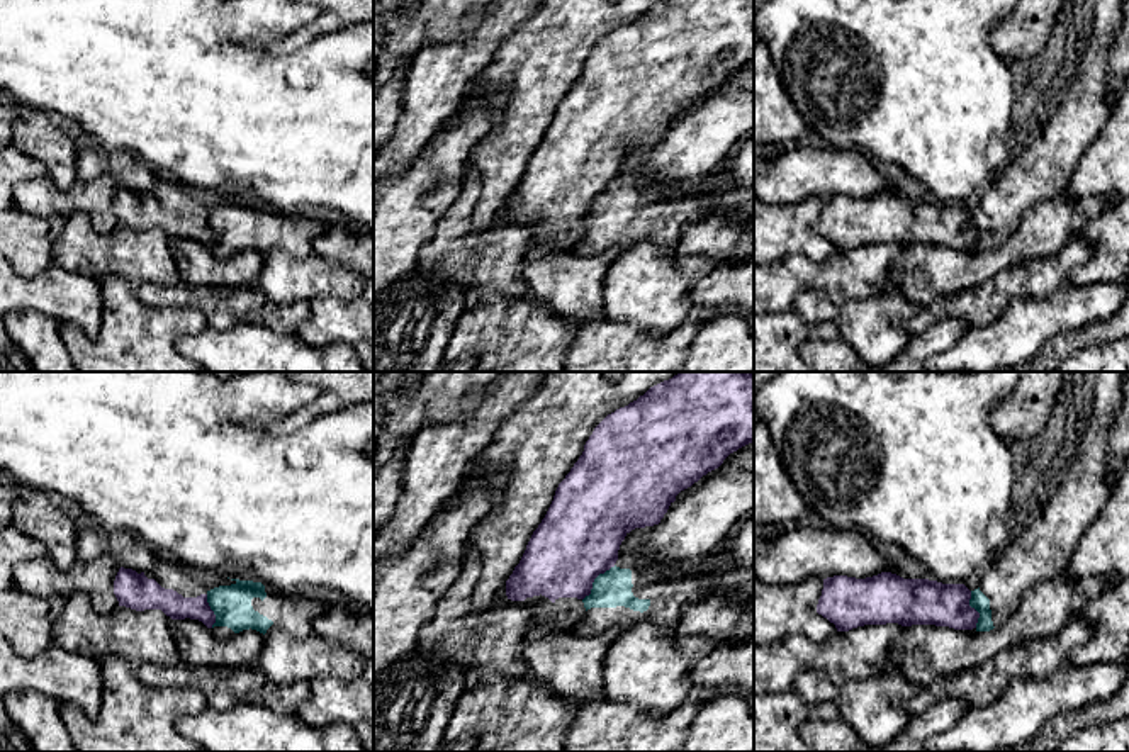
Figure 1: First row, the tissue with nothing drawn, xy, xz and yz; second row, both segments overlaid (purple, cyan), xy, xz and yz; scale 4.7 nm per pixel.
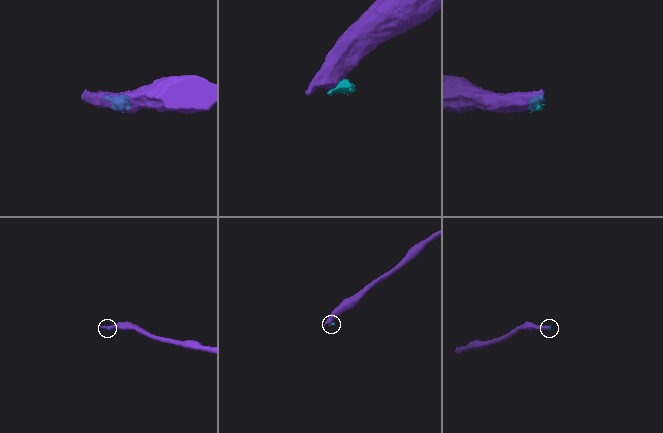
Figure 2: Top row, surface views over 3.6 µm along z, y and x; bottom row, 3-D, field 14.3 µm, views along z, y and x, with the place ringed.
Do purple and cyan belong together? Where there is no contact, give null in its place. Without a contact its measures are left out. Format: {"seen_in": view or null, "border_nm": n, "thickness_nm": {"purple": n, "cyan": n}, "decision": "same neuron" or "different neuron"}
{"seen_in": "xz", "border_nm": 220, "thickness_nm": {"purple": 380, "cyan": 170}, "decision": "different neuron"}

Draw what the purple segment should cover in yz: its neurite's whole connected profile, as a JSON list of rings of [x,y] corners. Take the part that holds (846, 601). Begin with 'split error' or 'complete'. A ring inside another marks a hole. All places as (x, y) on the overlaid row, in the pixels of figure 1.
complete; [[[891,572],[866,579],[834,575],[823,579],[817,613],[837,631],[886,623],[973,630],[980,613],[969,599],[971,591],[964,584],[903,579]]]

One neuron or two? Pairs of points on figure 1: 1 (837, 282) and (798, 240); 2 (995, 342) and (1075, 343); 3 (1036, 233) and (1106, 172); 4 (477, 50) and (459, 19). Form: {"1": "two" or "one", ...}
{"1": "two", "2": "two", "3": "two", "4": "two"}

